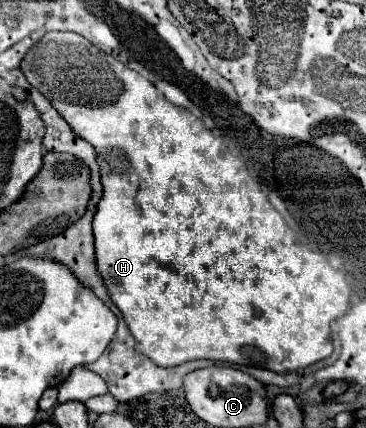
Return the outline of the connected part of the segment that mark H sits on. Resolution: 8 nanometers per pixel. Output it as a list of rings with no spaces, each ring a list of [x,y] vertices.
[[[50,31],[40,41],[38,49],[36,47],[30,49],[30,53],[22,59],[20,69],[26,75],[28,83],[52,103],[52,107],[60,113],[60,117],[70,125],[74,135],[88,141],[98,155],[100,181],[102,181],[104,193],[102,193],[102,199],[98,201],[94,221],[92,221],[94,247],[96,247],[96,269],[104,279],[104,285],[108,289],[112,303],[122,311],[122,317],[138,343],[136,351],[146,355],[160,367],[174,367],[174,365],[182,365],[194,359],[212,359],[212,361],[228,361],[228,363],[238,363],[238,365],[264,367],[276,373],[290,373],[290,371],[308,367],[320,359],[330,357],[332,353],[330,321],[344,315],[350,303],[350,285],[344,273],[330,267],[322,253],[310,251],[308,247],[304,247],[302,243],[294,239],[294,231],[286,225],[282,215],[270,205],[268,197],[260,189],[260,183],[248,175],[248,171],[244,169],[246,165],[224,147],[222,139],[214,137],[206,129],[198,107],[195,112],[192,112],[184,107],[172,105],[162,95],[155,83],[150,83],[140,73],[128,69],[114,57],[102,55],[102,53],[98,53],[98,57],[96,55],[90,57],[88,53],[82,53],[82,49],[88,49],[86,45],[90,47],[90,43],[78,33]]]

